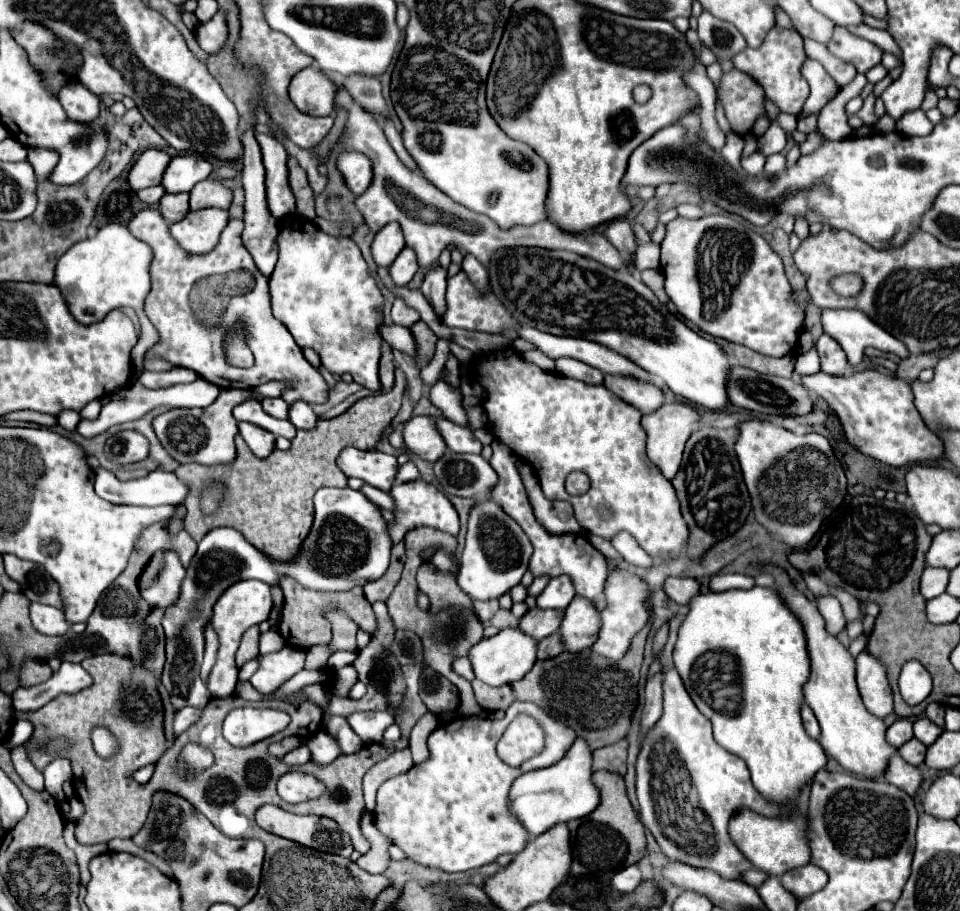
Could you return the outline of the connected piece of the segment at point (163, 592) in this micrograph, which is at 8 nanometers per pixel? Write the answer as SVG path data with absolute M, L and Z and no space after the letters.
M168 550L164 552L164 568L158 570L148 588L142 588L140 596L150 604L150 608L166 608L172 600L176 600L182 578L184 566L178 558L178 552Z

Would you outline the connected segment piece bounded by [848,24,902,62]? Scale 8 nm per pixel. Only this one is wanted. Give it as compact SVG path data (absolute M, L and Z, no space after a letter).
M862 24L858 28L848 28L848 30L850 32L856 32L856 36L862 36L862 38L878 44L882 50L890 50L902 62L902 50L898 48L898 44L894 42L894 38L886 30L874 30L874 28L866 26L866 24Z

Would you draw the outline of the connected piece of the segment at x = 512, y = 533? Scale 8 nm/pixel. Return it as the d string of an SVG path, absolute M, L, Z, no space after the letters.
M478 502L470 510L466 546L460 558L460 568L456 574L456 582L464 594L474 600L494 600L504 596L510 588L520 584L528 560L532 556L532 544L522 532L522 528L502 512L498 504Z

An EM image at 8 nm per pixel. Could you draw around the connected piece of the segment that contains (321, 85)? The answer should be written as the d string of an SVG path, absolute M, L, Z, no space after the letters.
M312 66L300 70L288 86L292 104L308 116L330 116L334 112L334 92L336 86Z

